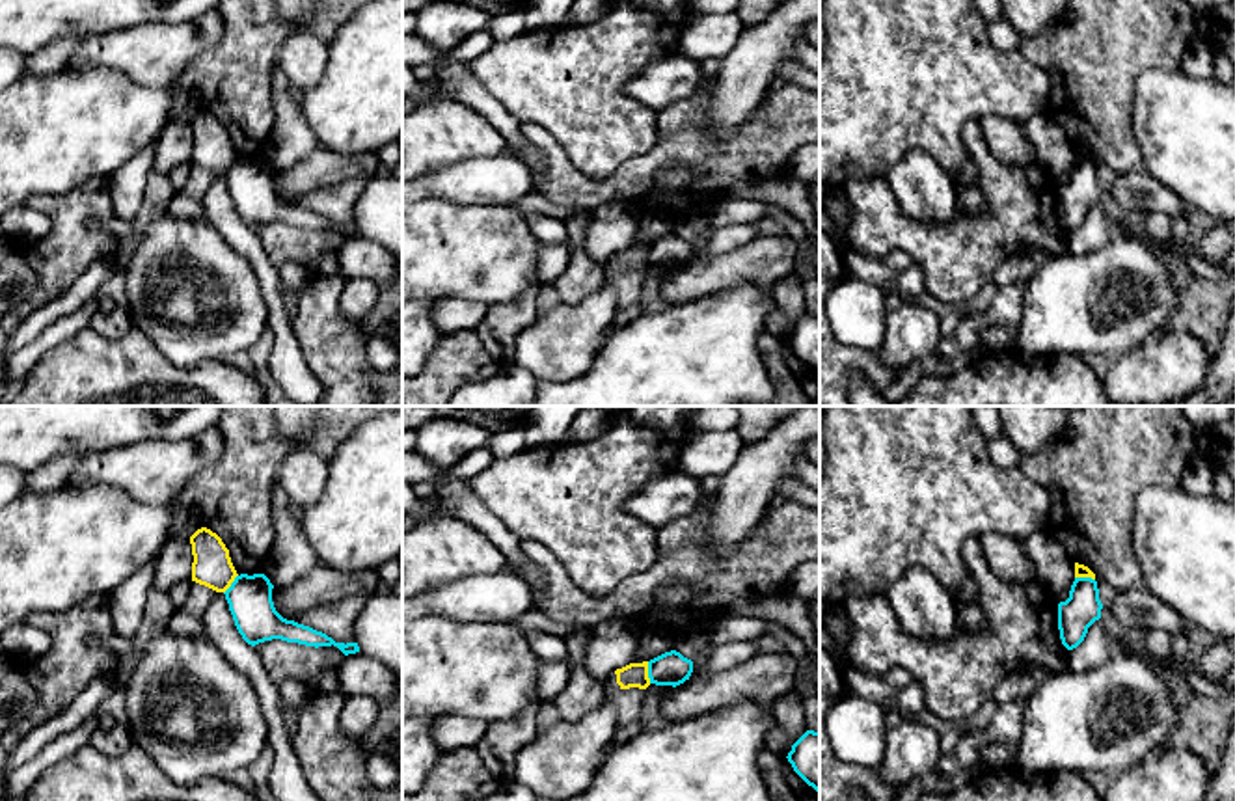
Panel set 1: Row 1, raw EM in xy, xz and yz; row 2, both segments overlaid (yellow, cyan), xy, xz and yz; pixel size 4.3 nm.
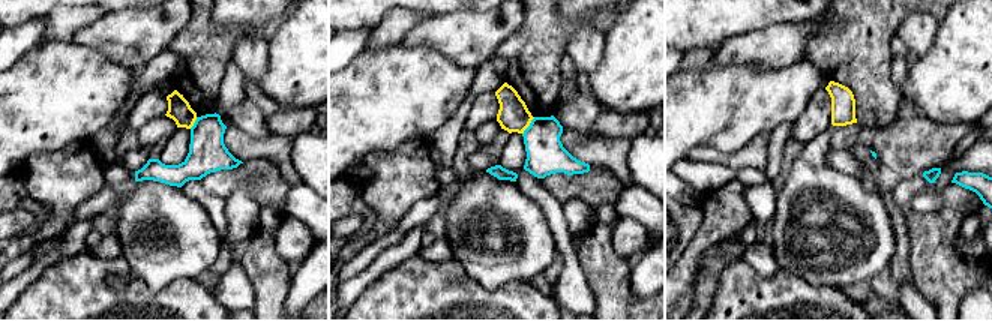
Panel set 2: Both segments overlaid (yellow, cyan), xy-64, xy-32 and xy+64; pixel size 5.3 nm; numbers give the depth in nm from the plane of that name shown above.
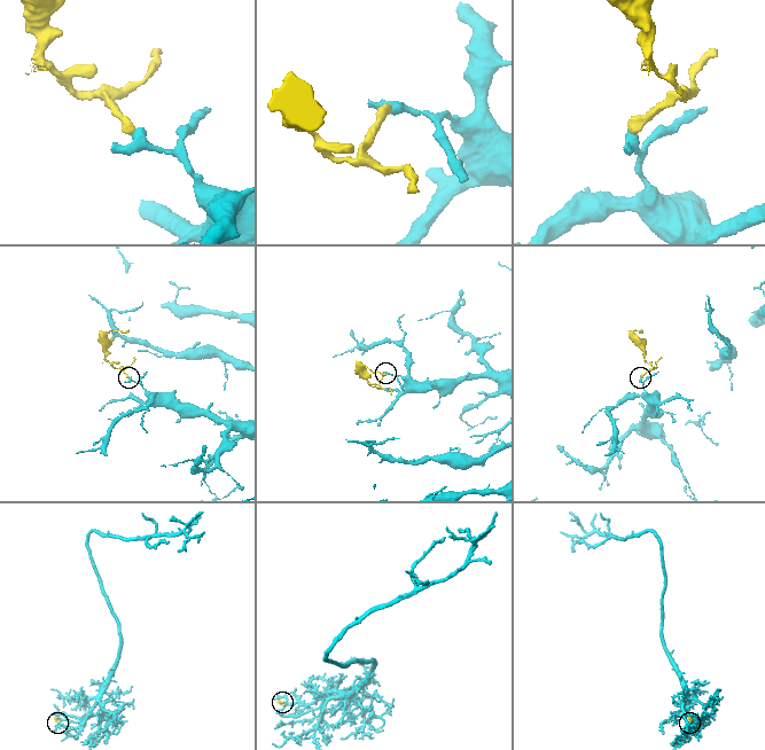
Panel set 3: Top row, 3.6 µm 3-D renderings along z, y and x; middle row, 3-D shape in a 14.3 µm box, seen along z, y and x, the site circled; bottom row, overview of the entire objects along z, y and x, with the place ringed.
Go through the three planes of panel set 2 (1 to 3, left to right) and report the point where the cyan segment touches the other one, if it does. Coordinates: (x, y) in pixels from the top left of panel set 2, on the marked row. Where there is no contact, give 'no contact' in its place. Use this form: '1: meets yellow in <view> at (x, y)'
1: meets yellow in xy-64 at (194, 122)
2: meets yellow in xy-32 at (529, 125)
3: no contact

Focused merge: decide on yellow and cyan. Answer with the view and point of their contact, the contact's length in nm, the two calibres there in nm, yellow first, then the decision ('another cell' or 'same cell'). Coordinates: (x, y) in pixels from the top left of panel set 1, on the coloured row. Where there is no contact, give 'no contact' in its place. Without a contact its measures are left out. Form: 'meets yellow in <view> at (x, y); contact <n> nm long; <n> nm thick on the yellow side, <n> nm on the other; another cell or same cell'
meets yellow in xz at (647, 673); contact 100 nm long; 110 nm thick on the yellow side, 140 nm on the other; another cell

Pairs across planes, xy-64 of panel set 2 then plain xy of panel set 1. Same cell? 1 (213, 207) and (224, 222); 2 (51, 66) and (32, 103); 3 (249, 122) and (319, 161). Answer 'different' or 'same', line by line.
1: same
2: same
3: different

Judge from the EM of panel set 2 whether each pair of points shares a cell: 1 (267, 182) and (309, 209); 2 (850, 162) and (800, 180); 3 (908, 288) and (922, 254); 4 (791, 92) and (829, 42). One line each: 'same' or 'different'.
1: different
2: different
3: different
4: different

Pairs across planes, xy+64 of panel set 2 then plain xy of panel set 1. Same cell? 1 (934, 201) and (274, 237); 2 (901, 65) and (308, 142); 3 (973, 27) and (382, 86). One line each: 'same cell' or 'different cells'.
1: different cells
2: same cell
3: same cell

